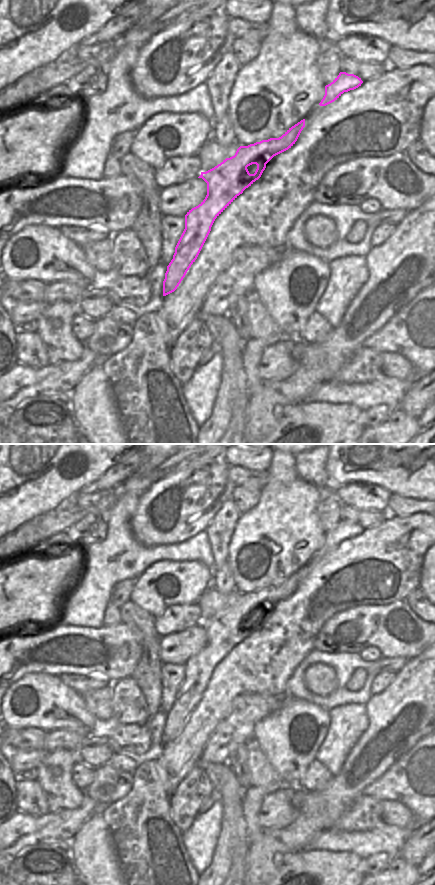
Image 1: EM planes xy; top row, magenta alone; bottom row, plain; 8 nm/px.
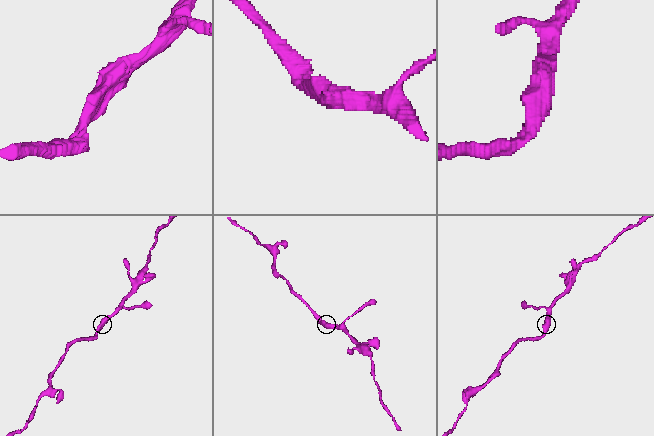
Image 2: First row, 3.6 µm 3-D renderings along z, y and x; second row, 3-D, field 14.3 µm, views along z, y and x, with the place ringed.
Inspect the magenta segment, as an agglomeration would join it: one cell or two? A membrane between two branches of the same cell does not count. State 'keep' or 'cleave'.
keep

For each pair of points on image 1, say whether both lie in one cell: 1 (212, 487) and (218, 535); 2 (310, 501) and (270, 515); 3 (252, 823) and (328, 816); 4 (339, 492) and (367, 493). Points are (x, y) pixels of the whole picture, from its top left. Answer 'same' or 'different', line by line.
1: different
2: same
3: different
4: same

